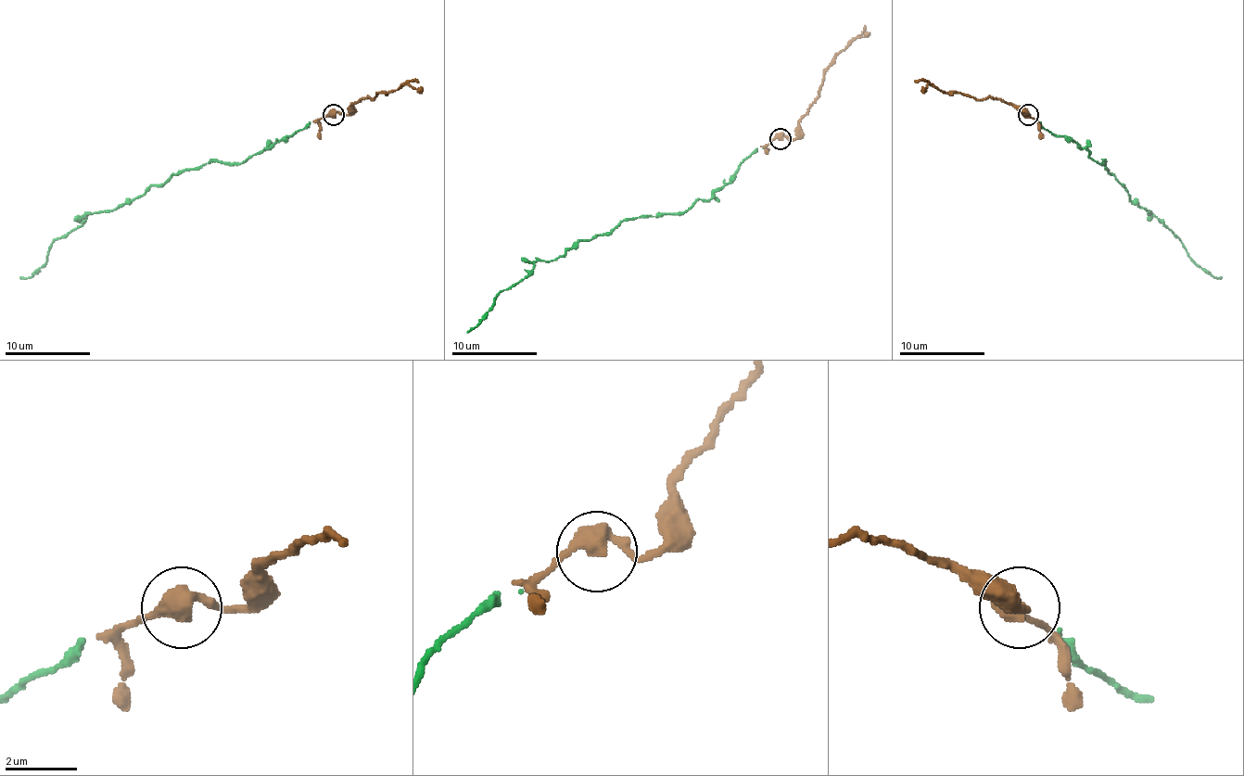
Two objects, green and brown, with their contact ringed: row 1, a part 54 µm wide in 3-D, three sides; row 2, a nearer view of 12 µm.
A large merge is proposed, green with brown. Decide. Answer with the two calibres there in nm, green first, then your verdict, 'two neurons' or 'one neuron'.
40/460 nm | two neurons

